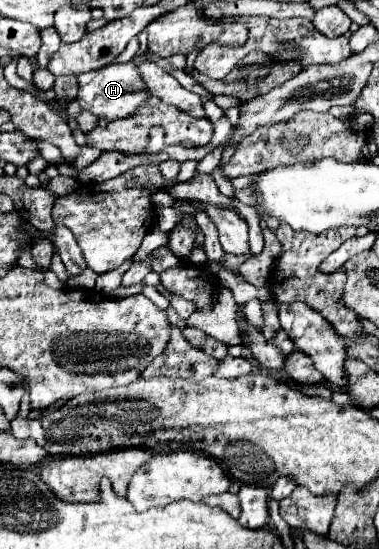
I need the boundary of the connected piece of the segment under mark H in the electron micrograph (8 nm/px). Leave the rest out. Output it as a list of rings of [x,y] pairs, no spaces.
[[[133,61],[129,63],[113,63],[109,69],[99,69],[97,73],[85,73],[79,77],[79,105],[87,111],[91,111],[97,117],[111,119],[125,119],[135,115],[135,111],[149,99],[145,95],[145,83],[141,81],[139,69]]]

